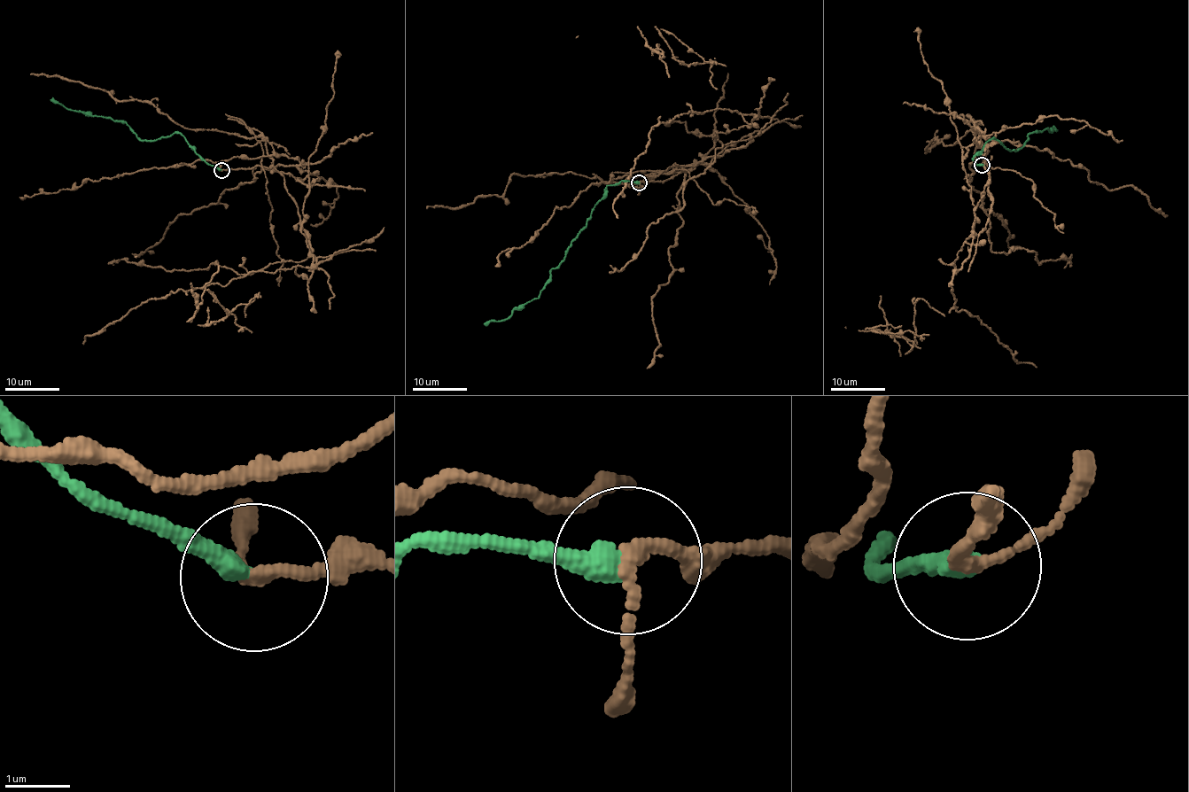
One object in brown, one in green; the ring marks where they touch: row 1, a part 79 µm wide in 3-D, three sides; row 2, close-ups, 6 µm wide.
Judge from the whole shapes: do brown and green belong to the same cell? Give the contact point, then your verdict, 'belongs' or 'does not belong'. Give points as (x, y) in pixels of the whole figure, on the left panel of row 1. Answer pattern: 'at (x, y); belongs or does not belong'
at (221, 170); does not belong

